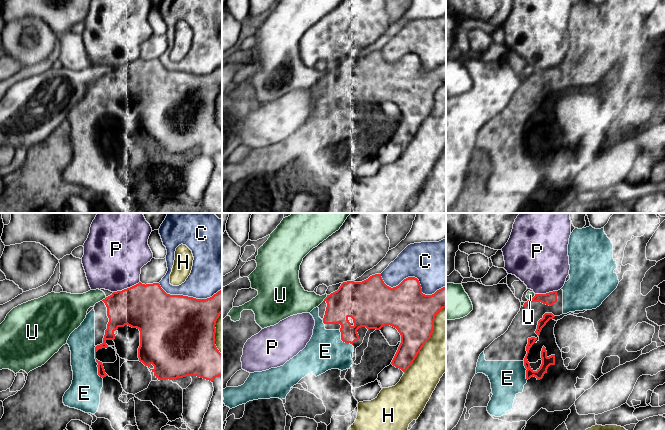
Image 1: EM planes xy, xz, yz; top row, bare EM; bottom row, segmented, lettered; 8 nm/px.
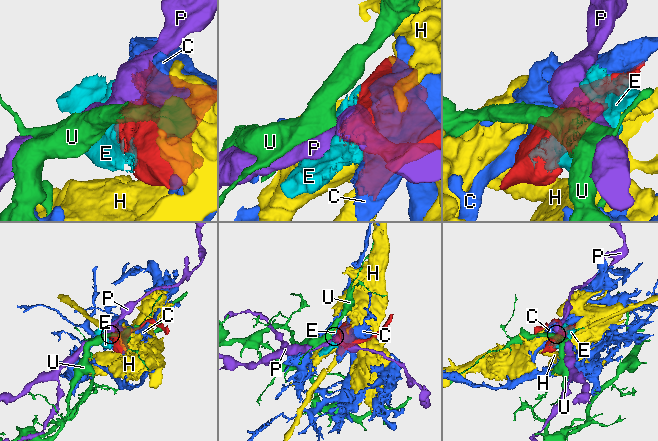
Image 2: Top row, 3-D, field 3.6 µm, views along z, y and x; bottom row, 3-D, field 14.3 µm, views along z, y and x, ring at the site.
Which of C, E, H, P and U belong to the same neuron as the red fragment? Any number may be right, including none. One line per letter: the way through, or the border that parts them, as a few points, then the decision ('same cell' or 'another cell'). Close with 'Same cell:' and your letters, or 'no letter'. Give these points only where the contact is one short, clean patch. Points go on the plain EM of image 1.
C: another cell
E: same cell
H: another cell
P: another cell
U: border xz (327, 71), (323, 76); another cell
Same cell: E

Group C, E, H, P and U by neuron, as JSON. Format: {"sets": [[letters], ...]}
{"sets": [["C"], ["E"], ["H"], ["P"], ["U"]]}

